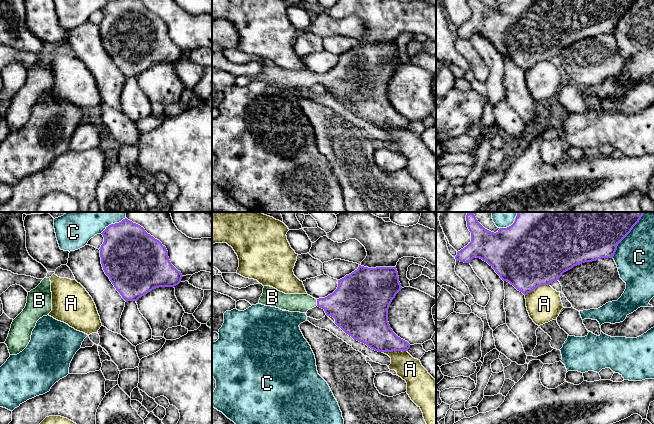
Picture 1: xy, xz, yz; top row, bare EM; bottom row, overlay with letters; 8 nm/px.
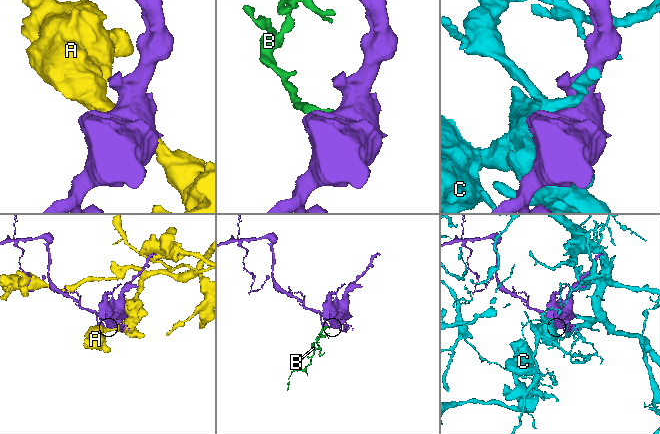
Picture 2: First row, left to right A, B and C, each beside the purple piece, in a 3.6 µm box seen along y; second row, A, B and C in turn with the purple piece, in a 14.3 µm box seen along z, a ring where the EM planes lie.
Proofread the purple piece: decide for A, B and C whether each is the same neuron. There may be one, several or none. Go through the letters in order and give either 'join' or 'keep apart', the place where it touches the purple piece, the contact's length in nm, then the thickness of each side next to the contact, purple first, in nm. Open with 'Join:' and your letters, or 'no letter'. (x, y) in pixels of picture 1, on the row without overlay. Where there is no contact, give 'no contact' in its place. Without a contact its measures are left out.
Join: B
A: keep apart | xz (394, 126) | 200 nm | 280/190 nm
B: join | xz (317, 78) | 60 nm | 320/150 nm
C: keep apart | yz (621, 16) | 340 nm | 300/320 nm

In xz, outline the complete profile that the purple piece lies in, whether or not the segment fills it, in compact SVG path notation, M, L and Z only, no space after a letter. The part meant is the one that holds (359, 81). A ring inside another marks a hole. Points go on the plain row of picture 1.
M359 41L358 45L344 54L338 56L337 65L325 74L315 75L308 70L285 70L277 65L264 62L262 72L259 80L265 82L276 83L281 86L289 88L307 89L309 85L316 82L322 84L327 92L335 95L335 100L340 103L346 110L351 112L354 116L366 120L371 125L378 128L392 128L392 127L408 127L410 120L398 113L390 104L388 98L388 85L395 74L396 70L402 65L399 58L399 52L396 43L376 43L368 44Z

